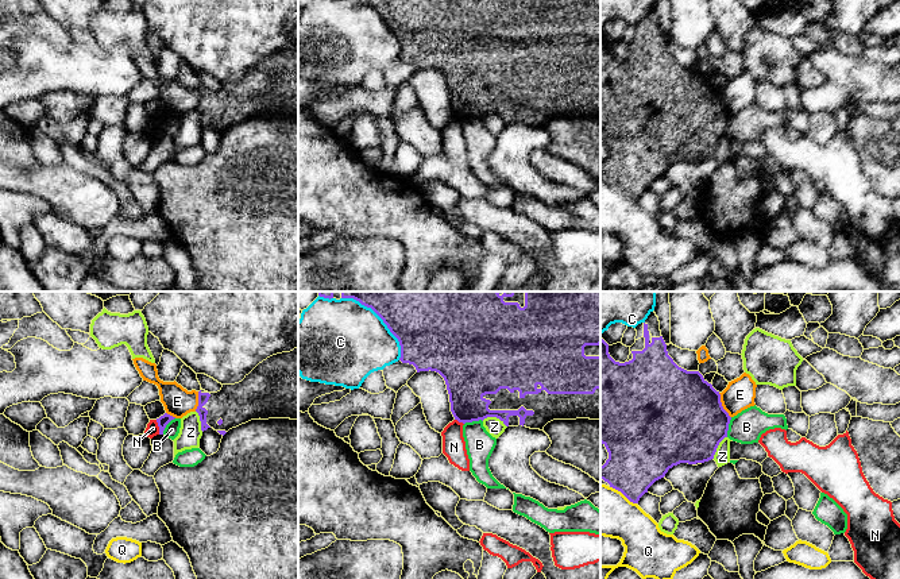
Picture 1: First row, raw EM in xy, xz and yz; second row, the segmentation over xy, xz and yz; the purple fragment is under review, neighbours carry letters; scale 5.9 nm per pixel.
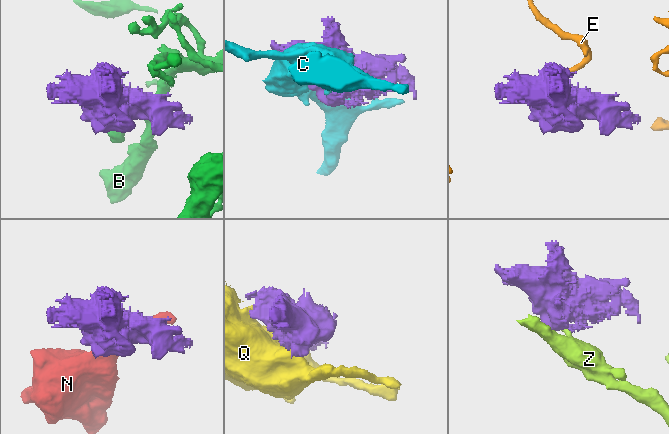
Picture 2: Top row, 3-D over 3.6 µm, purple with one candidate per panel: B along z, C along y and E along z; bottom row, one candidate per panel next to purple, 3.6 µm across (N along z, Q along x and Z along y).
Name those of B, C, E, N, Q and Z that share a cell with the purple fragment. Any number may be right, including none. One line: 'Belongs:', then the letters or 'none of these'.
Belongs: none of these

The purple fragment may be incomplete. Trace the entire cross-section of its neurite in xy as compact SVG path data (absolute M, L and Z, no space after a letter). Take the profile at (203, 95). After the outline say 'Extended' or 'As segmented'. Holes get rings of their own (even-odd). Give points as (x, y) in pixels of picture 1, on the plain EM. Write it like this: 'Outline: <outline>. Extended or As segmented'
Outline: M298 45L290 50L273 53L259 61L246 76L235 82L223 82L217 90L198 89L201 128L213 126L220 132L251 117L298 117Z. Extended

